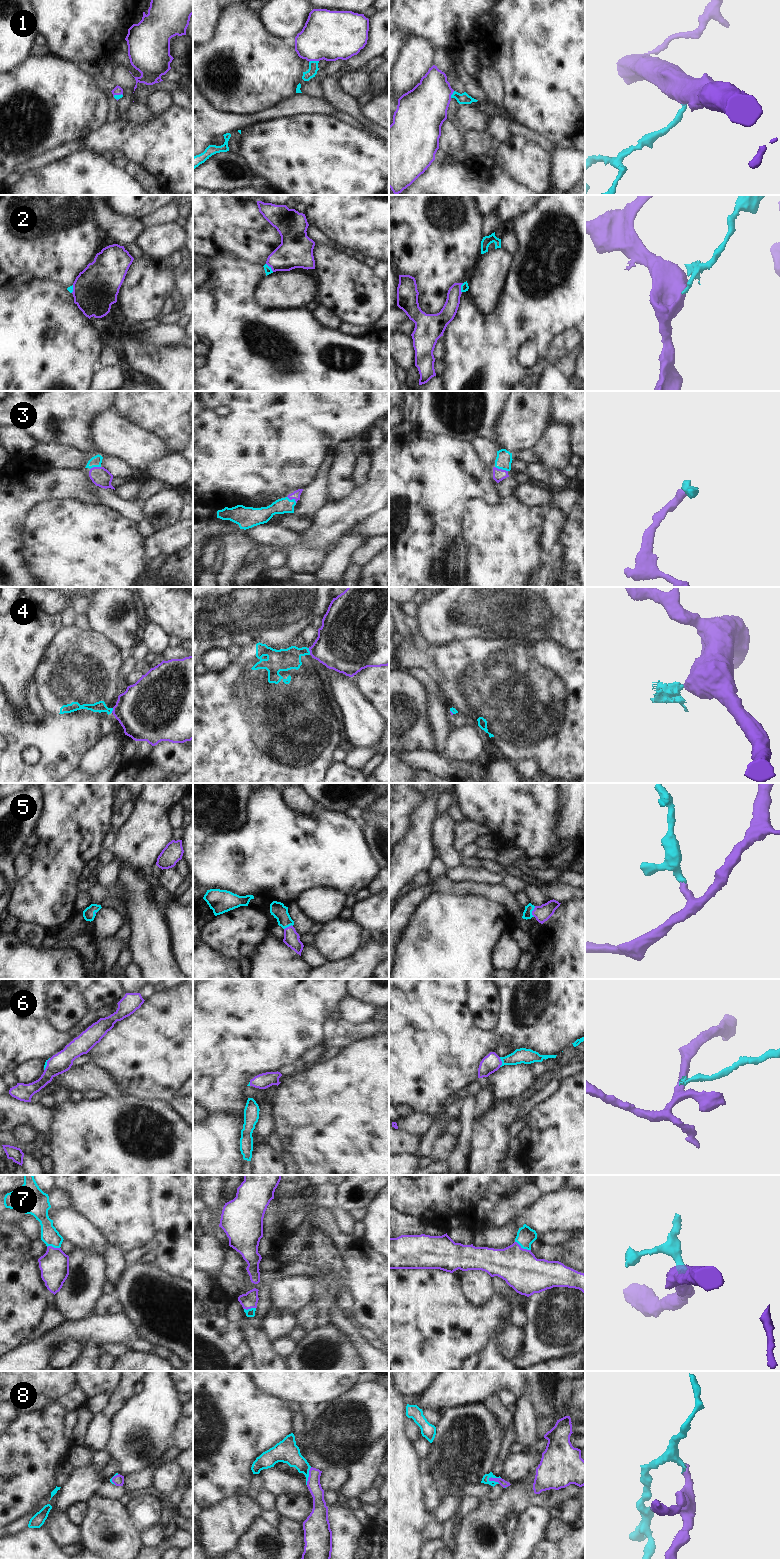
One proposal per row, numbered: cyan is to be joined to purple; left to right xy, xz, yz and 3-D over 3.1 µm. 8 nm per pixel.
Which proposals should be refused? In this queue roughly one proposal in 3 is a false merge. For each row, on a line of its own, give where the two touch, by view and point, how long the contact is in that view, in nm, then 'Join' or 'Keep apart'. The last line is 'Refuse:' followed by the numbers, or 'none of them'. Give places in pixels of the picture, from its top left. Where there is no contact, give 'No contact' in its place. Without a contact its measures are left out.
1: Touches purple at xz (313, 60). Shared border 80 nm. Join
2: Touches purple at xz (269, 266). Shared border 90 nm. Keep apart
3: Touches purple at yz (501, 469). Shared border 110 nm. Join
4: Touches purple at xz (309, 650). Shared border 60 nm. Keep apart
5: Touches purple at yz (532, 911). Shared border 90 nm. Join
6: Touches purple at yz (501, 1062). Shared border 80 nm. Join
7: Touches purple at yz (522, 1248). Shared border 150 nm. Join
8: Touches purple at yz (494, 1478). Shared border 110 nm. Join
Refuse: 2, 4.

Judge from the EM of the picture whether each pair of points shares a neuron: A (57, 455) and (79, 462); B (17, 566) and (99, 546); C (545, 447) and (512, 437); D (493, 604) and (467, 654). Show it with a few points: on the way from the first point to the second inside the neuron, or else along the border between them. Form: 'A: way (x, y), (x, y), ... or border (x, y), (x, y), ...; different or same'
A: way (62, 456), (74, 458); same
B: border (23, 540), (26, 546), (28, 567), (34, 576); different
C: border (550, 424), (533, 449); different
D: border (499, 639), (484, 640), (470, 638), (453, 643); different

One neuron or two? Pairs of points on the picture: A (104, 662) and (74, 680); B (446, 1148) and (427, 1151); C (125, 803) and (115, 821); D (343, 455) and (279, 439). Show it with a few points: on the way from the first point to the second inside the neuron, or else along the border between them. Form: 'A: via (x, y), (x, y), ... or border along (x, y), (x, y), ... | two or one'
A: via (96, 661), (92, 661), (81, 672) | one
B: border along (444, 1133), (435, 1141), (431, 1158) | two
C: via (122, 807), (119, 817) | one
D: border along (351, 440), (345, 441), (337, 447) | two

